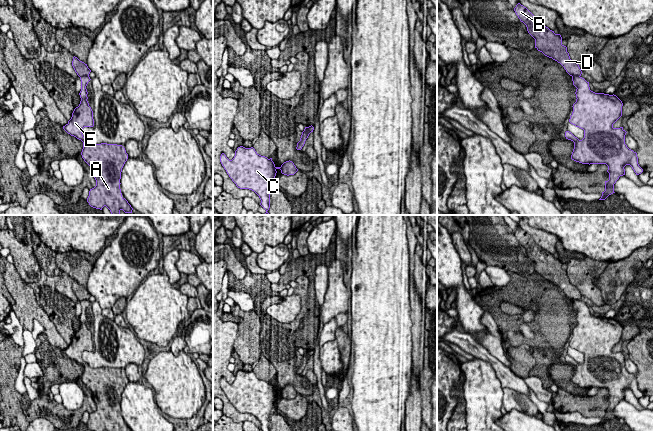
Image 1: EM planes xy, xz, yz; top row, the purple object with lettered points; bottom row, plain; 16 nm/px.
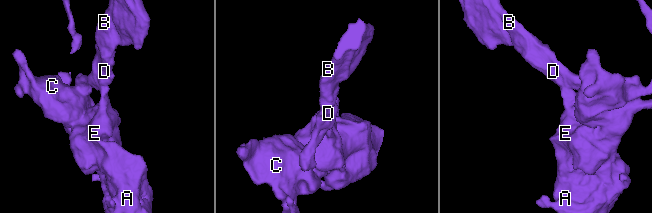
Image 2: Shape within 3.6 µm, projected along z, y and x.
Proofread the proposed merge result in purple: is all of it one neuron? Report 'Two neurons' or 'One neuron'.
Two neurons

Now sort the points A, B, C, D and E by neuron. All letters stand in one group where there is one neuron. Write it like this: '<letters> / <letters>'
A C E / B D

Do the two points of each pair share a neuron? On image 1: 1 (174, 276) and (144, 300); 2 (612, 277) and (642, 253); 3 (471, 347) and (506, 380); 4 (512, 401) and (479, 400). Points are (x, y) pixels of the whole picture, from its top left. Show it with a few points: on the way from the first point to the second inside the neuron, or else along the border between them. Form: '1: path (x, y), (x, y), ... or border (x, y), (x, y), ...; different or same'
1: border (164, 273), (172, 285); different
2: path (619, 275), (635, 260); same
3: path (481, 353), (501, 370); same
4: border (503, 388), (502, 405); different

